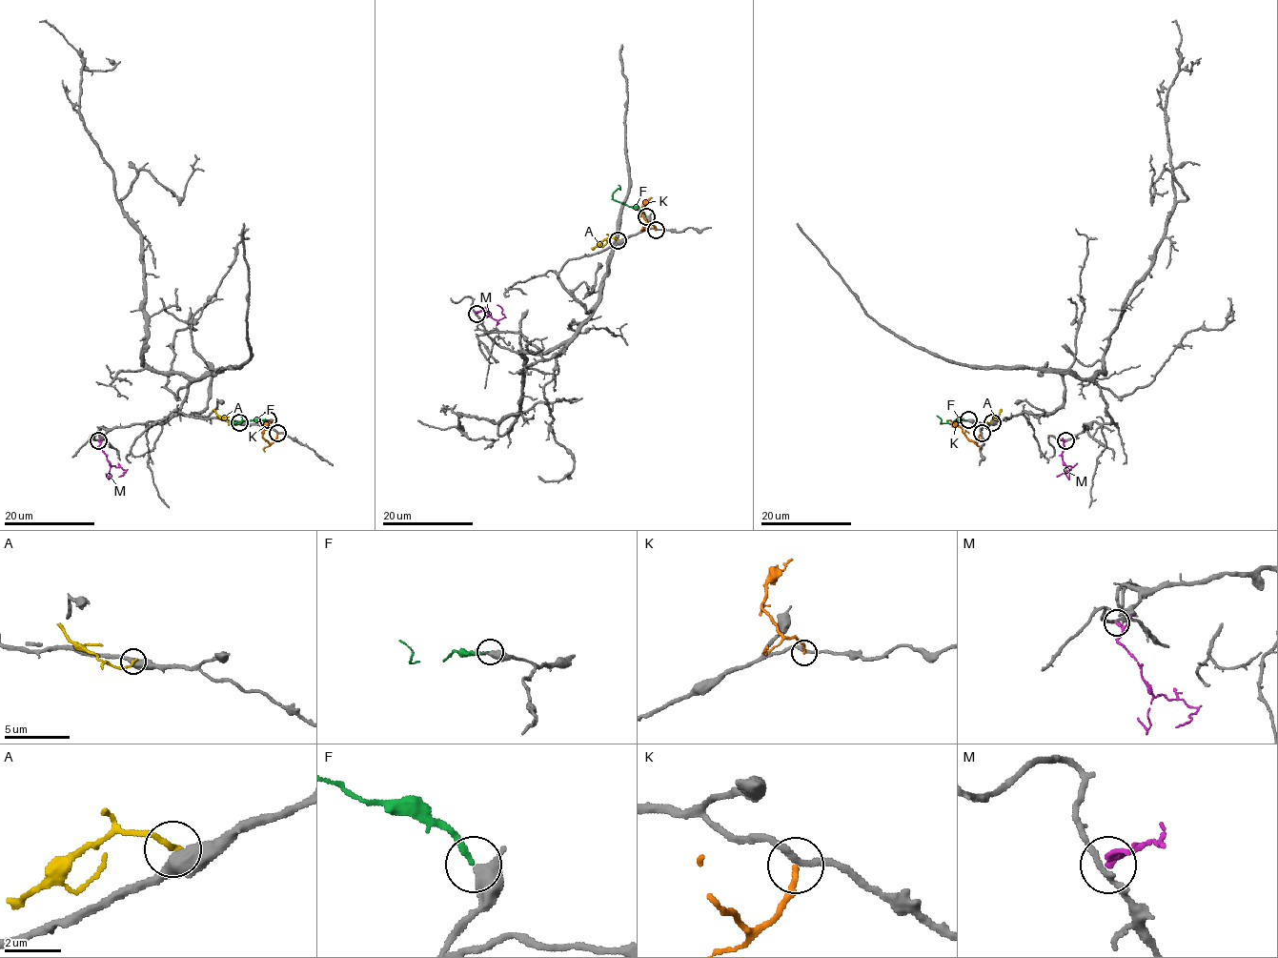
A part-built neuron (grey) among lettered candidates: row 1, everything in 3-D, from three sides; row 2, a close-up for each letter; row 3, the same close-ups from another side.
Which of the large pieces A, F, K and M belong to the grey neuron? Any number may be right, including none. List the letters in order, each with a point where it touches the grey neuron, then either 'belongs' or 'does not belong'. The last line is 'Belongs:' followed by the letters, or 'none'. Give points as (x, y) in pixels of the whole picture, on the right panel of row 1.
A: contact (992, 422); does not belong
F: contact (968, 419); belongs
K: contact (982, 433); does not belong
M: contact (1065, 440); does not belong
Belongs: F

